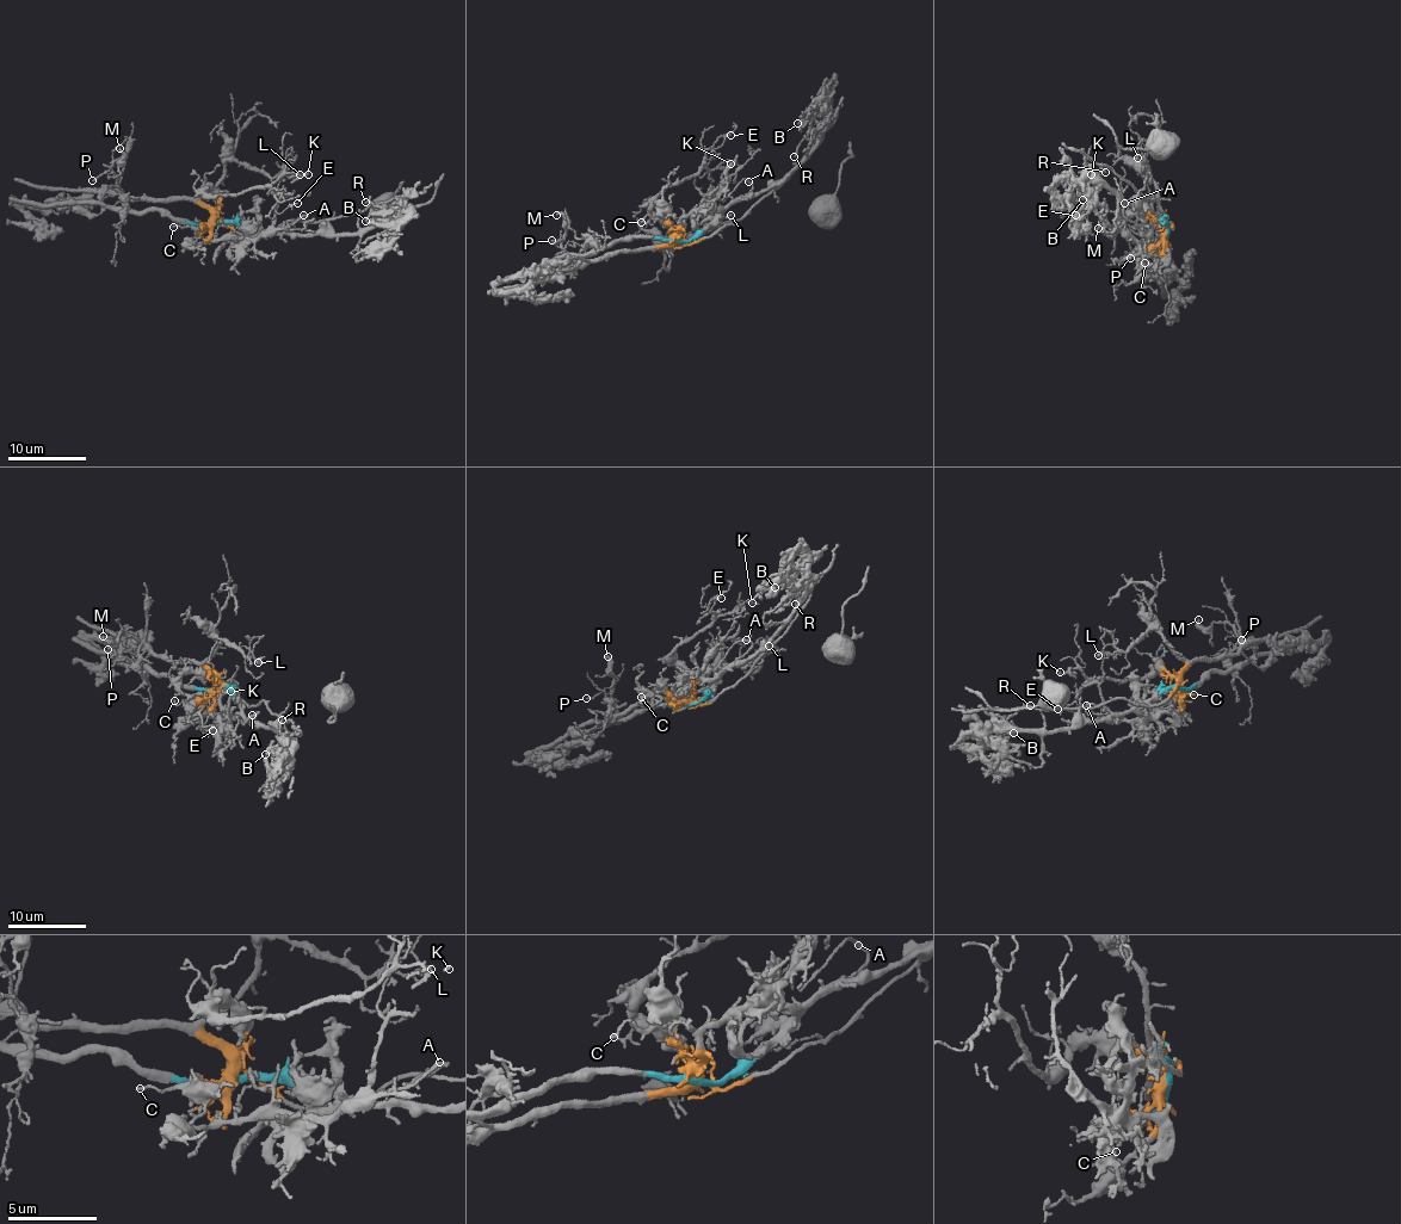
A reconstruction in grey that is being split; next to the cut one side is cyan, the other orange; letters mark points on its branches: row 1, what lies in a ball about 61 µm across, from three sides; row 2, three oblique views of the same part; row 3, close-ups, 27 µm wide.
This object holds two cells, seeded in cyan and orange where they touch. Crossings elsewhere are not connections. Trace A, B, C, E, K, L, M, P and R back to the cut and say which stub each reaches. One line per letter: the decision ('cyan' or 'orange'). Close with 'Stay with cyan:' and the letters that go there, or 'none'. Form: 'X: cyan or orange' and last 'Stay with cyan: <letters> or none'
A: cyan
B: cyan
C: orange
E: orange
K: orange
L: orange
M: orange
P: orange
R: cyan
Stay with cyan: A, B, R

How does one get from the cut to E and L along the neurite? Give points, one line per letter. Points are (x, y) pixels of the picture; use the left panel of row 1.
E: (214, 222), (220, 206), (205, 190), (214, 196), (241, 195), (266, 186), (279, 214), (296, 203)
L: (214, 222), (214, 214), (202, 197), (229, 161), (266, 174), (277, 175), (289, 166), (300, 174)

